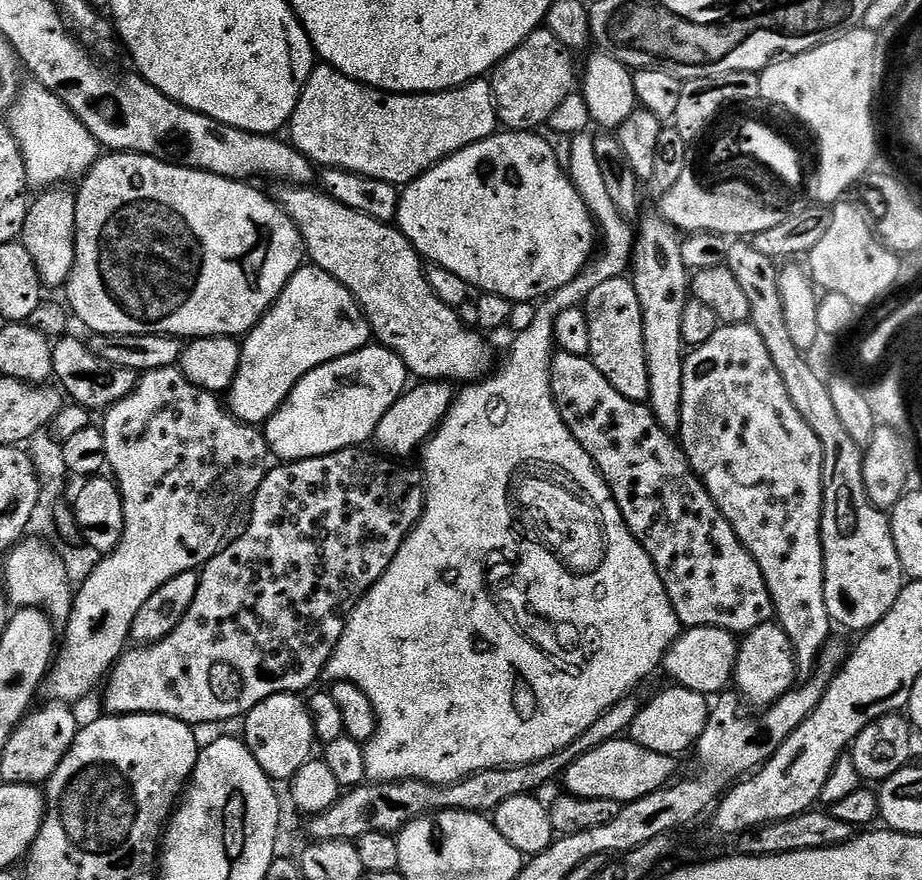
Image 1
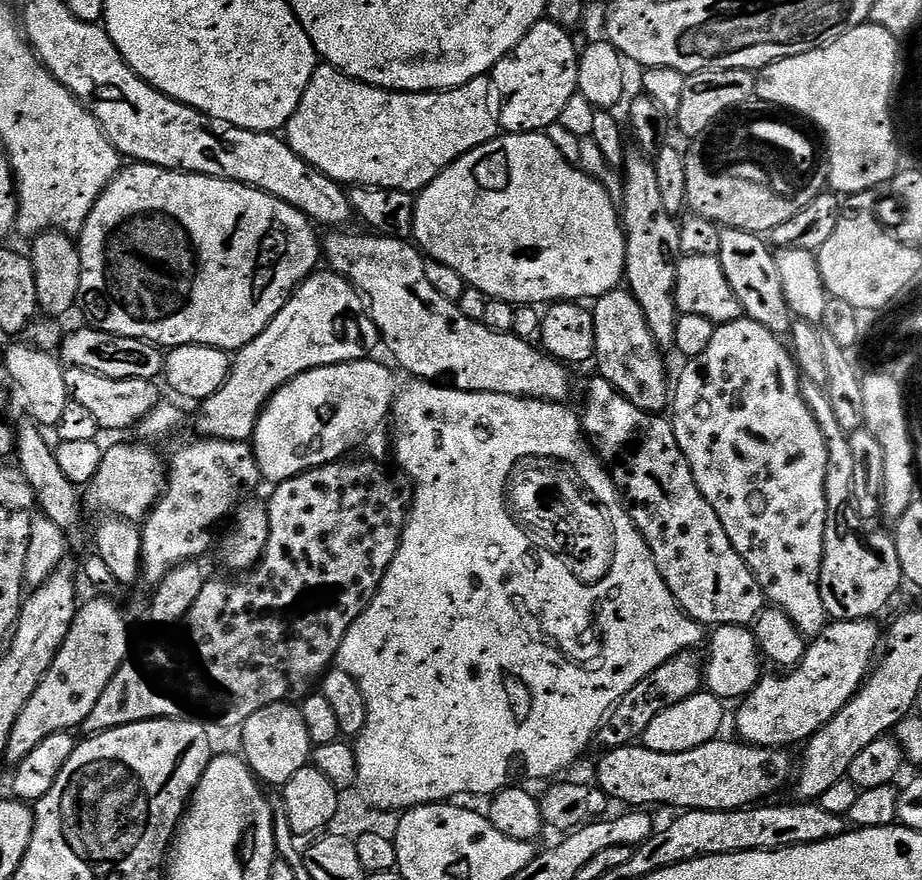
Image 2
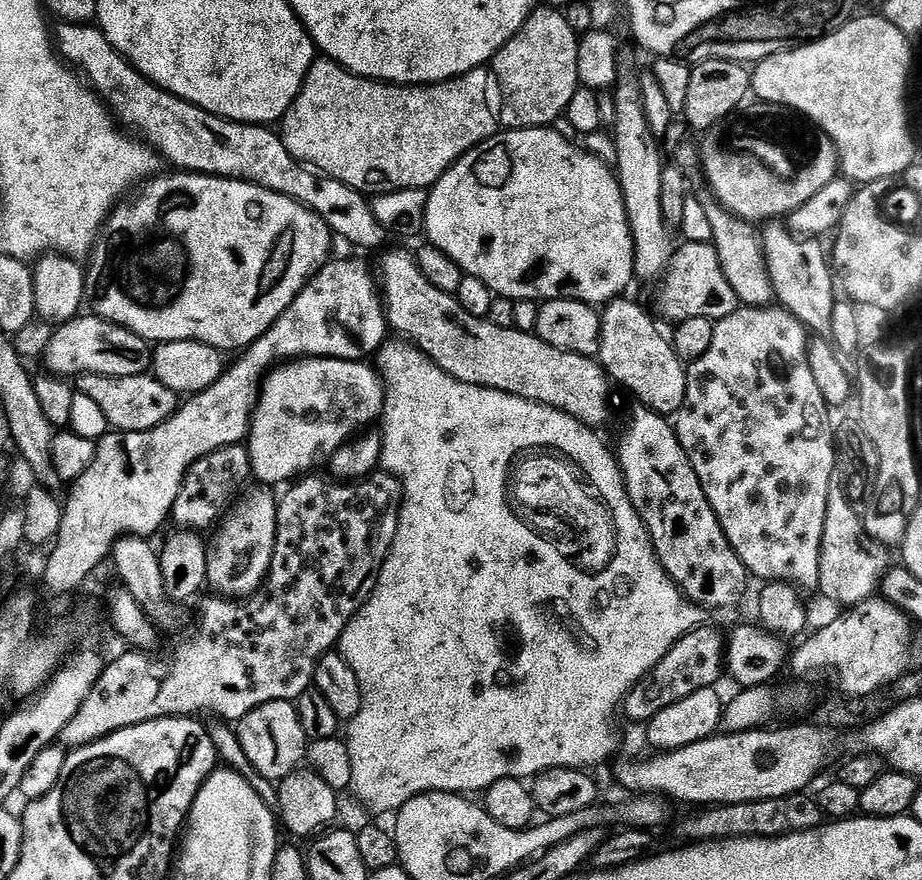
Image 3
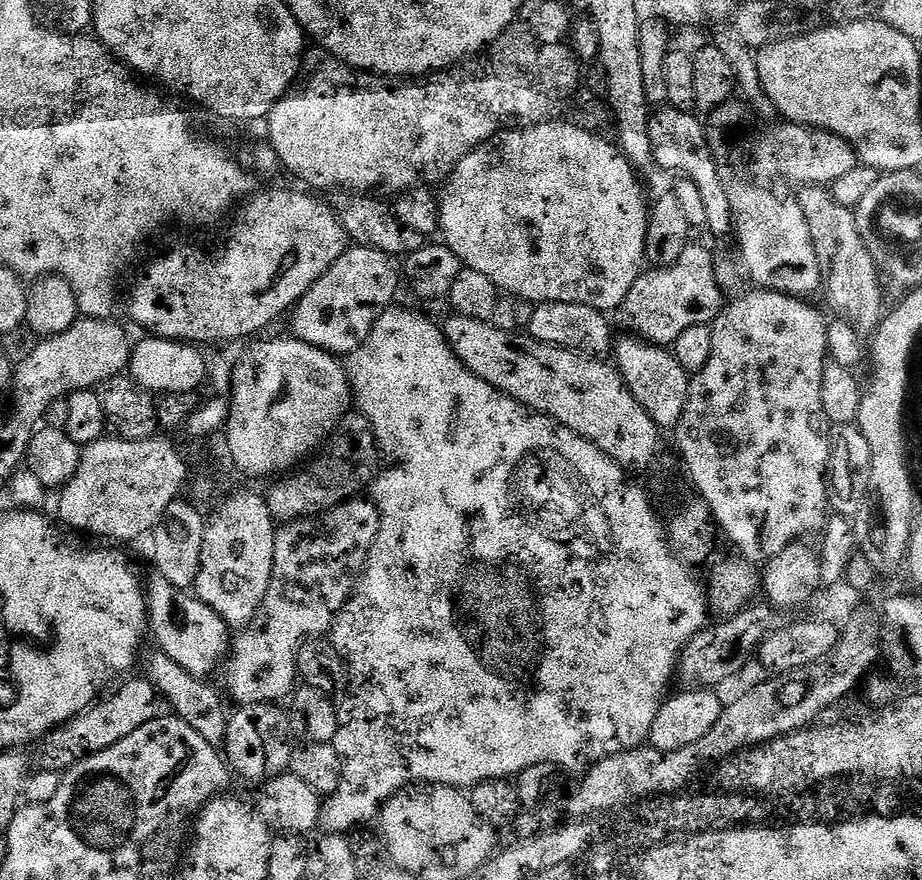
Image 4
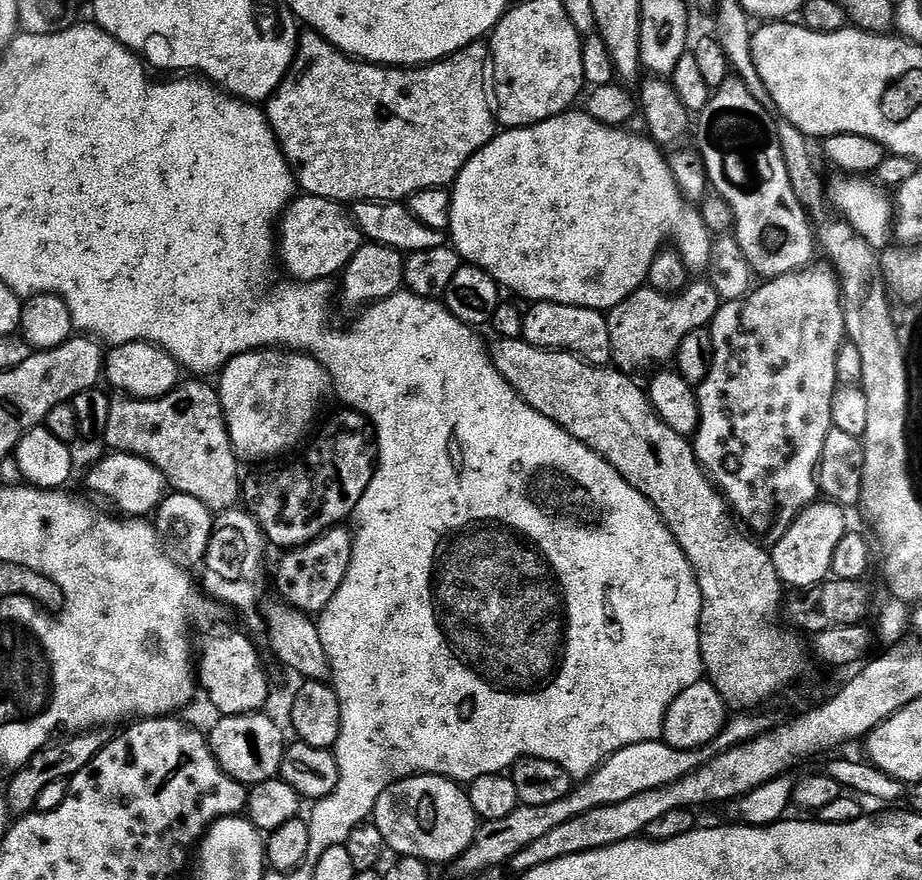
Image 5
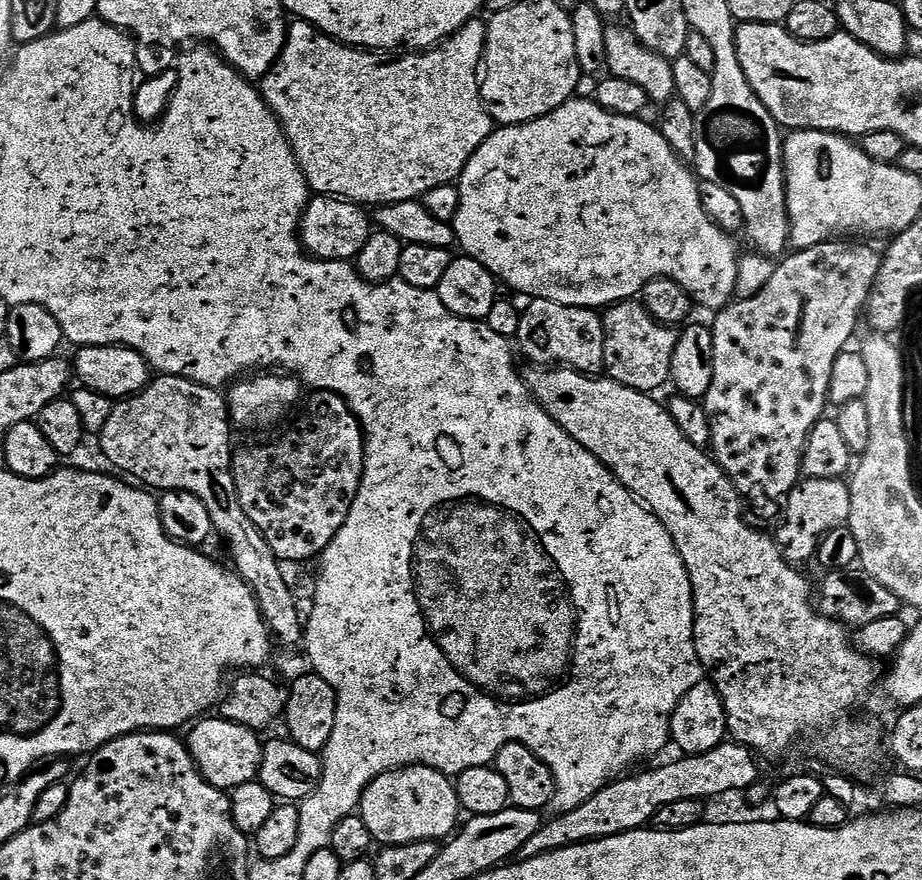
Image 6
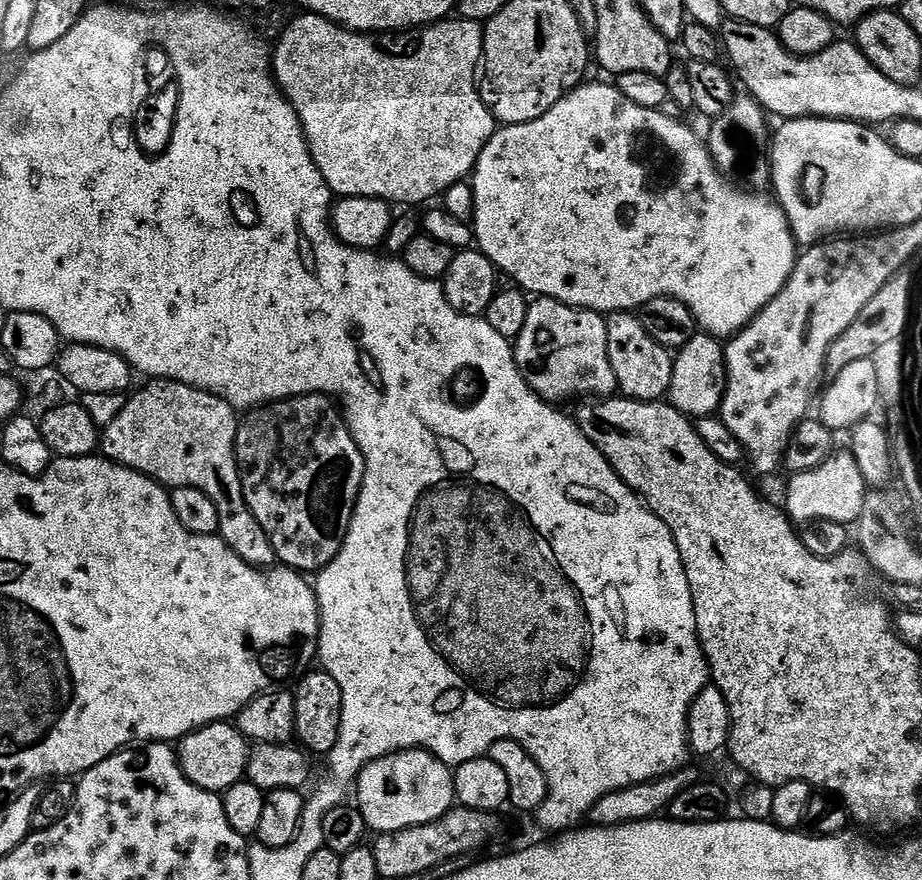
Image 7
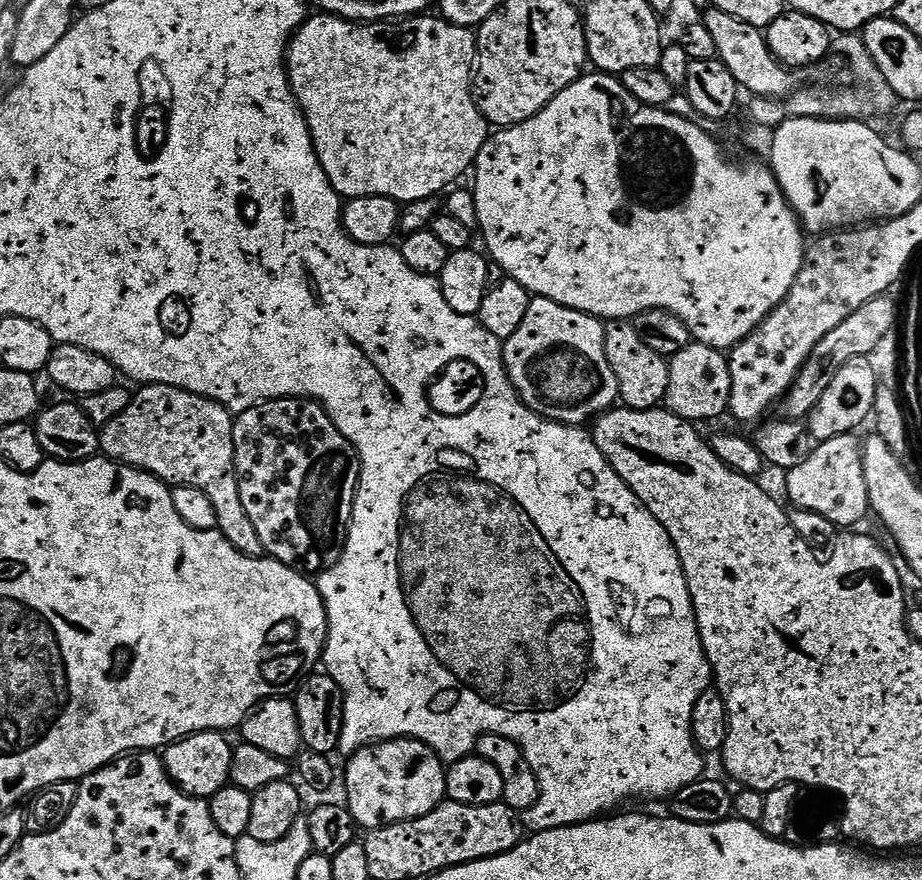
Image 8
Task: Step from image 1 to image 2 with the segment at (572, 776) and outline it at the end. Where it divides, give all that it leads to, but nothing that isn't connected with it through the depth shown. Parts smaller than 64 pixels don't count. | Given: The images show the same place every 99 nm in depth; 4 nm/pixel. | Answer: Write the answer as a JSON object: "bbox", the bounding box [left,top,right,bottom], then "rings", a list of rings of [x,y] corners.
{"bbox":[595,738,794,812],"rings":[[[717,738],[678,754],[658,754],[643,746],[613,748],[603,753],[595,783],[613,801],[628,804],[624,806],[673,804],[676,810],[701,808],[723,812],[759,805],[787,780],[789,783],[794,760],[792,764],[783,747],[763,748],[736,738],[724,739]]]}

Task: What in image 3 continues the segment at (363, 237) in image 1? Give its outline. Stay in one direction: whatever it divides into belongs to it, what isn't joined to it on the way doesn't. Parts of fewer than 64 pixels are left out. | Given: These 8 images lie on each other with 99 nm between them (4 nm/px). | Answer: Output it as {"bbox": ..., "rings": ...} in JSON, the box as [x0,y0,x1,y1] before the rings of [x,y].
{"bbox":[382,251,610,426],"rings":[[[411,251],[409,252],[388,252],[383,253],[384,256],[384,280],[382,276],[382,300],[386,305],[386,319],[393,333],[399,334],[401,337],[407,338],[411,343],[415,344],[420,351],[428,355],[429,358],[442,370],[446,370],[446,374],[450,374],[454,378],[458,378],[462,382],[470,382],[474,386],[482,386],[483,388],[493,388],[499,392],[506,394],[514,394],[518,398],[526,398],[533,400],[536,404],[545,404],[551,408],[557,408],[560,412],[565,412],[574,417],[578,422],[589,426],[597,426],[596,424],[604,424],[608,420],[608,384],[610,385],[610,377],[599,363],[591,356],[579,356],[573,352],[563,352],[554,346],[550,346],[546,342],[542,342],[540,337],[531,331],[519,332],[519,327],[513,326],[503,328],[502,326],[494,326],[491,320],[481,318],[474,314],[466,314],[466,310],[462,310],[462,306],[456,301],[455,295],[451,292],[443,292],[434,286],[430,286],[430,282],[426,282],[426,278],[422,274],[422,270],[418,270],[416,265],[416,257]]]}

